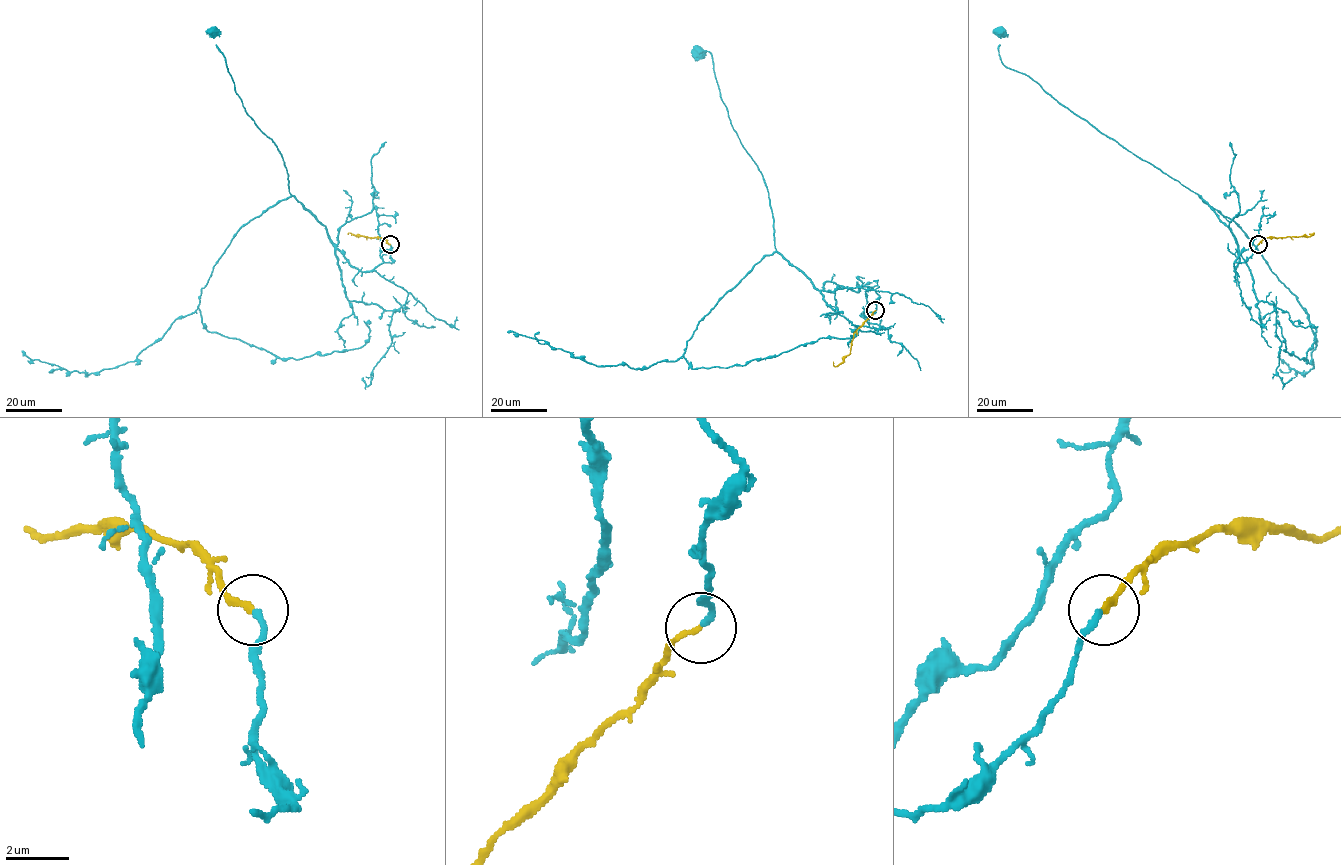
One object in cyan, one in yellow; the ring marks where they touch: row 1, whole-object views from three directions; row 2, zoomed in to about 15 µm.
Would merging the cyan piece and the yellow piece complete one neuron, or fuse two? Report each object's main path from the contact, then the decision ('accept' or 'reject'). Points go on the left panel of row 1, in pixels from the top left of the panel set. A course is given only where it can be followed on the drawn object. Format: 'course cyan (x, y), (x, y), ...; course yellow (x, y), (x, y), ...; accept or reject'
course cyan (390, 245), (393, 262), (361, 271), (291, 194), (282, 155), (246, 113), (214, 32); course yellow (390, 245), (384, 238), (348, 234); accept

